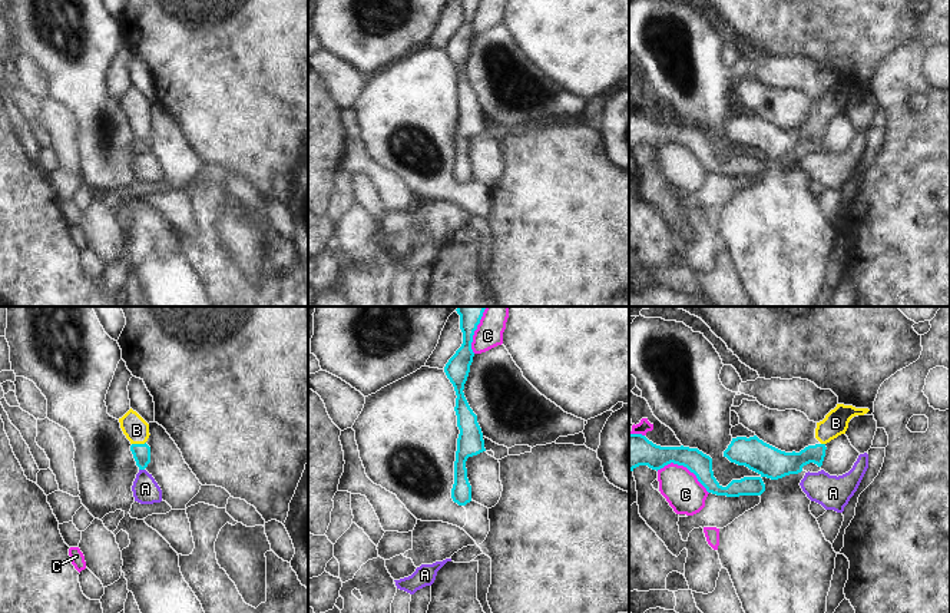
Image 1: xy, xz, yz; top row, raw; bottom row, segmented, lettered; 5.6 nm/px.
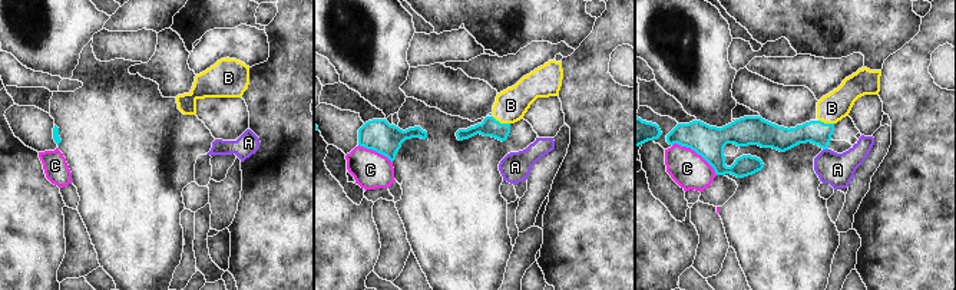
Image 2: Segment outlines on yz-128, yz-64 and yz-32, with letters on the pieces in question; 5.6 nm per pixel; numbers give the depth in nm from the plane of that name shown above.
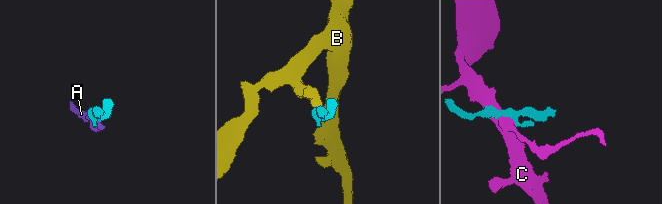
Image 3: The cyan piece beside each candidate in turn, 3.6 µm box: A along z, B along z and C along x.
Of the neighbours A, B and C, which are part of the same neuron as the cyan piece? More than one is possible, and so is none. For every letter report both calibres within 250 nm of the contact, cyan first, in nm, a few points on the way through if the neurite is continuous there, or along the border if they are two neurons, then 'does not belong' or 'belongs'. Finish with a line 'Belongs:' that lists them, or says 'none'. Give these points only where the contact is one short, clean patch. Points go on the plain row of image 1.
A: 100/150 nm | along xy (139, 148), (144, 149) | does not belong
B: 100/140 nm | across xy (141, 132), (138, 123), (136, 109) | belongs
C: 140/220 nm | does not belong
Belongs: B

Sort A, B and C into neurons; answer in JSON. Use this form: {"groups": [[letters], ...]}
{"groups": [["A"], ["B"], ["C"]]}

